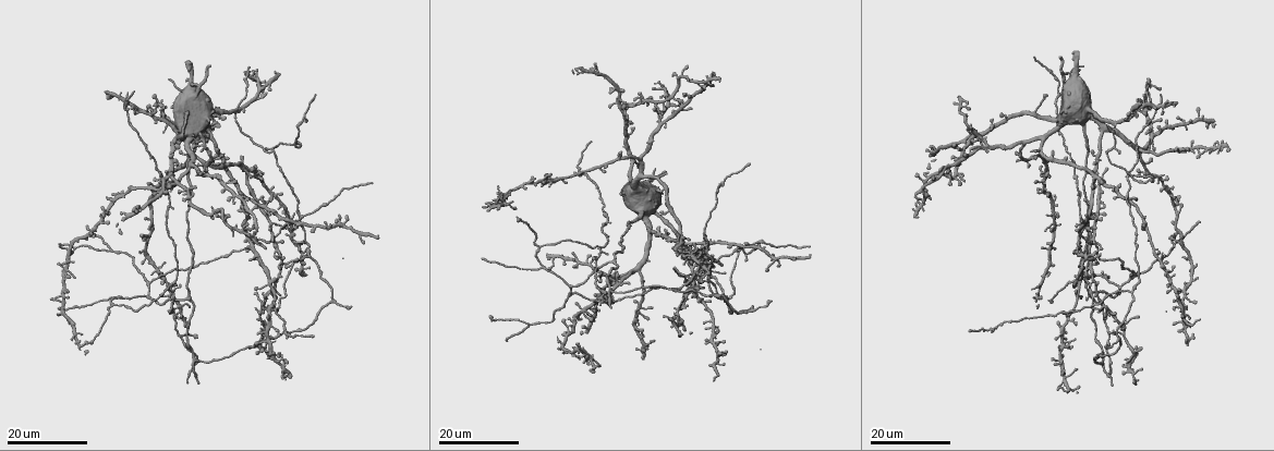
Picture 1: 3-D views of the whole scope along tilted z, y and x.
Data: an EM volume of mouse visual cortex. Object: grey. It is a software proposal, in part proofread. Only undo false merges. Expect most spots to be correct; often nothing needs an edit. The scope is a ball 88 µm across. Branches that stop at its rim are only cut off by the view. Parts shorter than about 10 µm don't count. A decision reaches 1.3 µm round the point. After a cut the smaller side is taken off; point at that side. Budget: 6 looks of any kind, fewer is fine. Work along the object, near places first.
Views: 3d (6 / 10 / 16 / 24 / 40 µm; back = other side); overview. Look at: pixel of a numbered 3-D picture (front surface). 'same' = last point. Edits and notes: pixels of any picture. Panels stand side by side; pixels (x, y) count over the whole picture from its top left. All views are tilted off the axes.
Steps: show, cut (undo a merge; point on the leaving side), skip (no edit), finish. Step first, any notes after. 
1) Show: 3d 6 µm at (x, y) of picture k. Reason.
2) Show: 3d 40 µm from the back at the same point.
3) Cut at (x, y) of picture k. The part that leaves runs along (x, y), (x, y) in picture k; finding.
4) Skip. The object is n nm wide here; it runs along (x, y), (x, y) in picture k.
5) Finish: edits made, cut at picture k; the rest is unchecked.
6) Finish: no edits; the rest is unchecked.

Show: 3d 16 µm at (186, 298) of picture 1. Small branch off a trunk.

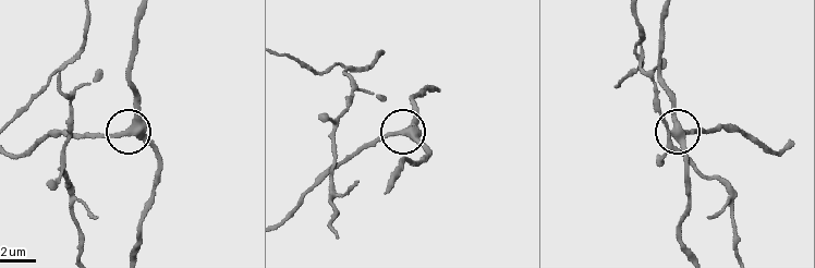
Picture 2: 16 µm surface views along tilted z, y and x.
Show: 3d 10 µm at (407, 136) of picture 2.

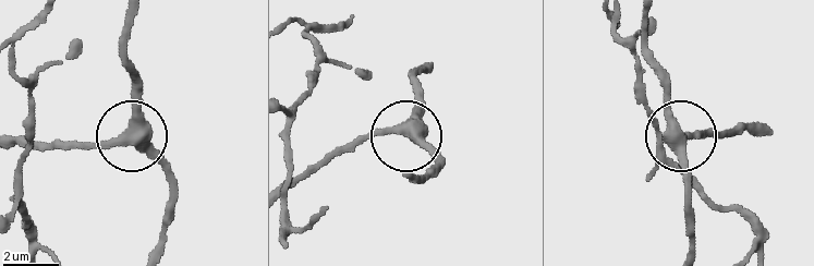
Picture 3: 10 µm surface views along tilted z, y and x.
Skip. 3 arms meet here; it runs along (134, 22), (124, 49), (132, 130), (113, 143), (69, 145) in picture 3; one cell here.

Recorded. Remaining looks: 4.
Show: 3d 16 µm at (171, 286) of picture 1. Four-way junction.

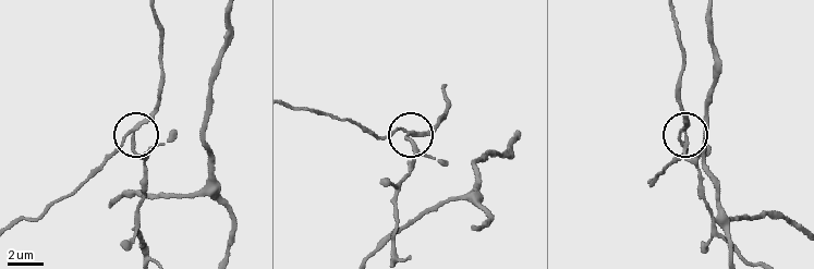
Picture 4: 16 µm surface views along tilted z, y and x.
Show: 3d 10 µm at (135, 143) of picture 4. Zoom in.

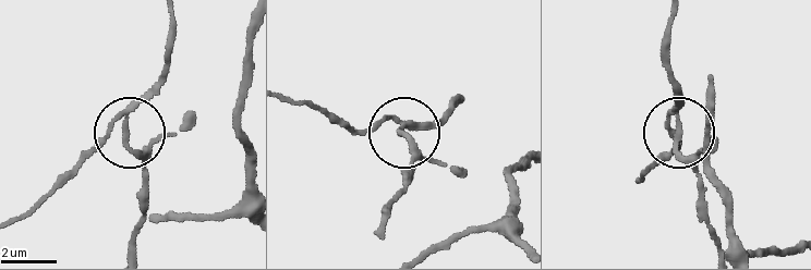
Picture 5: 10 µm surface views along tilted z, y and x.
Cut at (141, 150) of picture 5. 4 arms meet here; the part that leaves runs along (129, 118), (129, 142), (145, 178), (145, 211), (133, 247) in picture 5; a second cell is stuck on.

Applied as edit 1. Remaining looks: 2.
Show: 3d 16 µm at (540, 244) of picture 1.

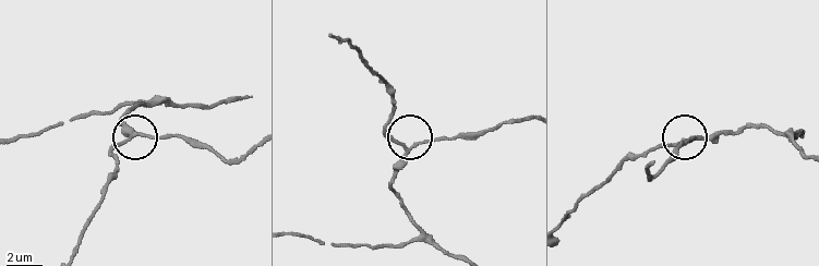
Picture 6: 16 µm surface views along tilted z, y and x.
Show: 3d 6 µm at (694, 138) of picture 6. Zoom in.

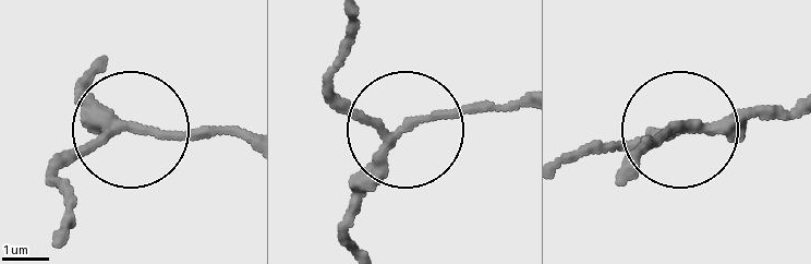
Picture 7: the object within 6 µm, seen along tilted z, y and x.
Skip. 3 arms meet here; all the same cell.

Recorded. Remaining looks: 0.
Finish: edits made, cut at picture 5; the rest is unchecked.

